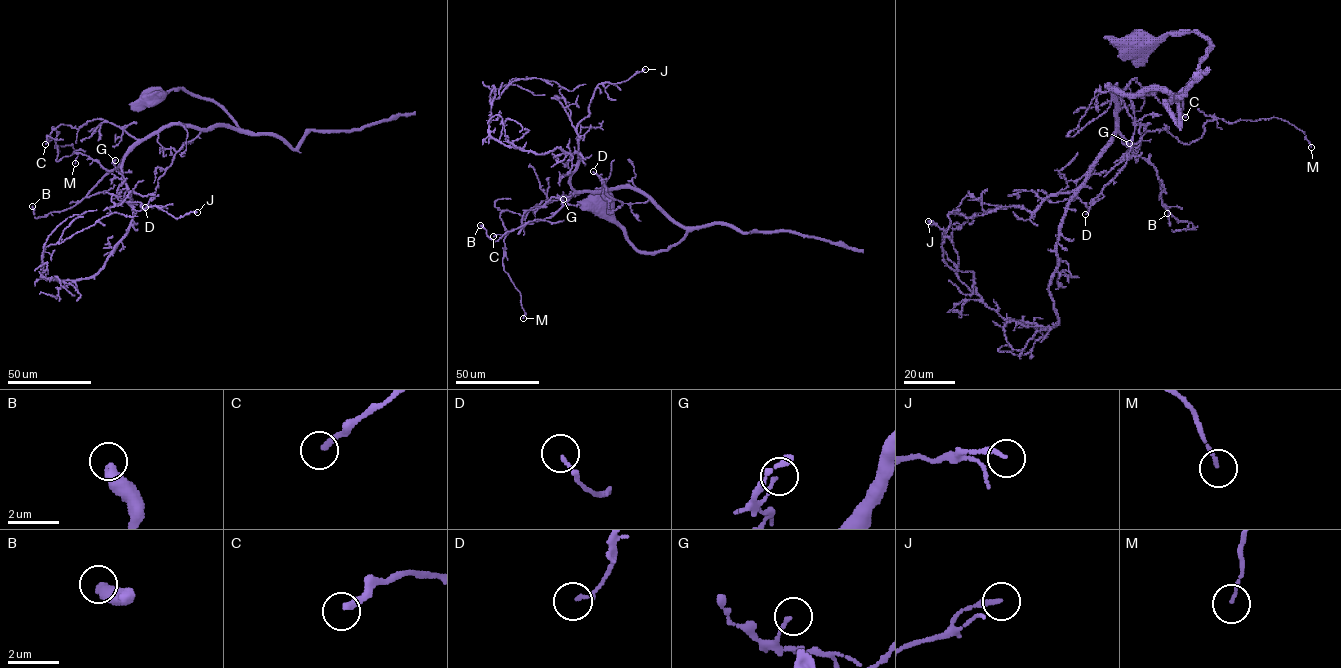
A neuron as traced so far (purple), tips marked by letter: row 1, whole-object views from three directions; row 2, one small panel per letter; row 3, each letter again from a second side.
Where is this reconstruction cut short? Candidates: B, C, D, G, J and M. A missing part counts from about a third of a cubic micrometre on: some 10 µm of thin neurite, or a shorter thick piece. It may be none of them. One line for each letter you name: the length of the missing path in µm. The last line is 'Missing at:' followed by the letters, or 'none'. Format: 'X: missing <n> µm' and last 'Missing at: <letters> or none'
B: missing 20 µm
Missing at: B

